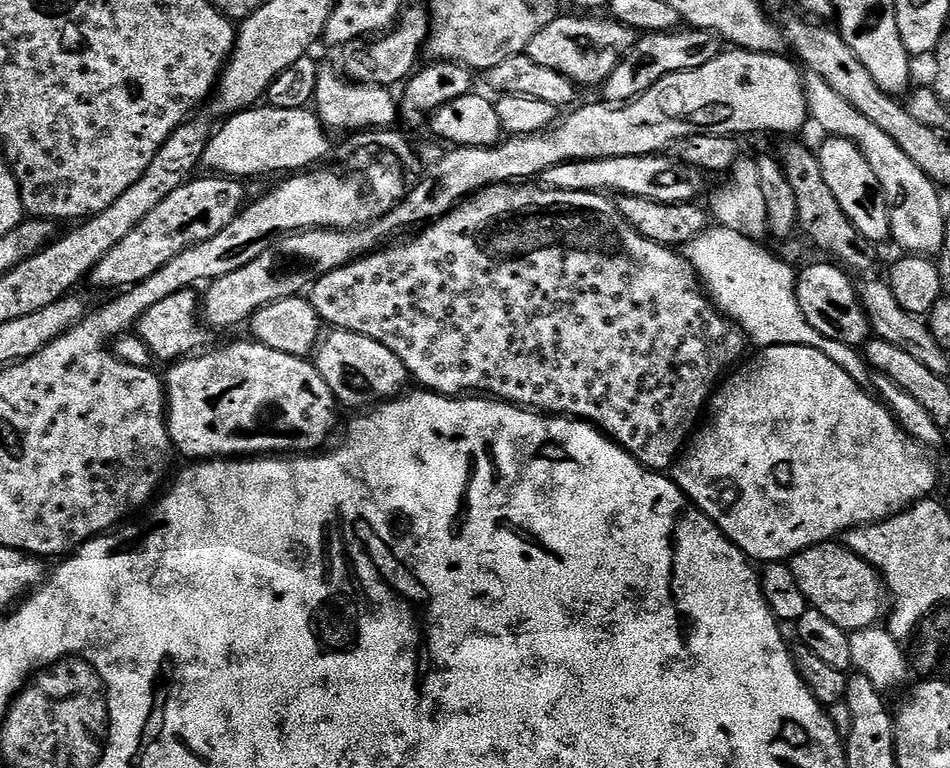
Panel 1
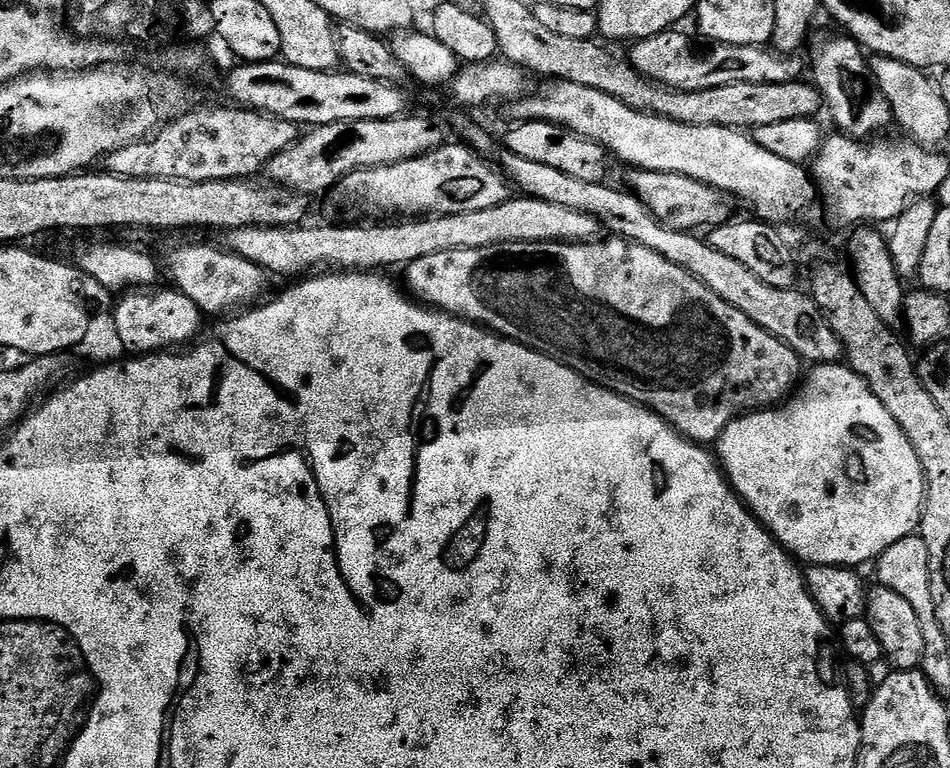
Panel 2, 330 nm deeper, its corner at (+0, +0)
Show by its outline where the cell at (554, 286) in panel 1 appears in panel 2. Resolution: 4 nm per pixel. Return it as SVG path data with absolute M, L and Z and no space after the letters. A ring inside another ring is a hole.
M597 238L591 242L569 244L559 240L550 242L510 242L509 244L495 244L494 246L482 246L481 248L459 248L458 250L442 250L442 254L426 254L426 258L418 258L418 262L410 262L403 269L403 283L408 283L407 291L419 303L435 308L441 312L449 312L454 317L467 320L487 331L503 336L505 340L513 340L515 344L525 344L533 348L543 356L557 360L565 364L570 370L574 370L579 376L597 384L600 388L609 388L614 394L624 396L643 408L649 408L654 414L658 414L668 423L674 431L685 436L687 440L694 441L701 446L715 445L720 439L722 430L730 426L730 422L739 420L741 416L779 405L797 387L801 379L802 361L786 342L774 338L762 326L750 322L742 310L730 306L714 290L710 290L694 274L682 270L682 266L674 266L674 262L668 262L662 258L662 254L654 254L654 250L646 250L646 246L635 244L629 240L619 238Z

